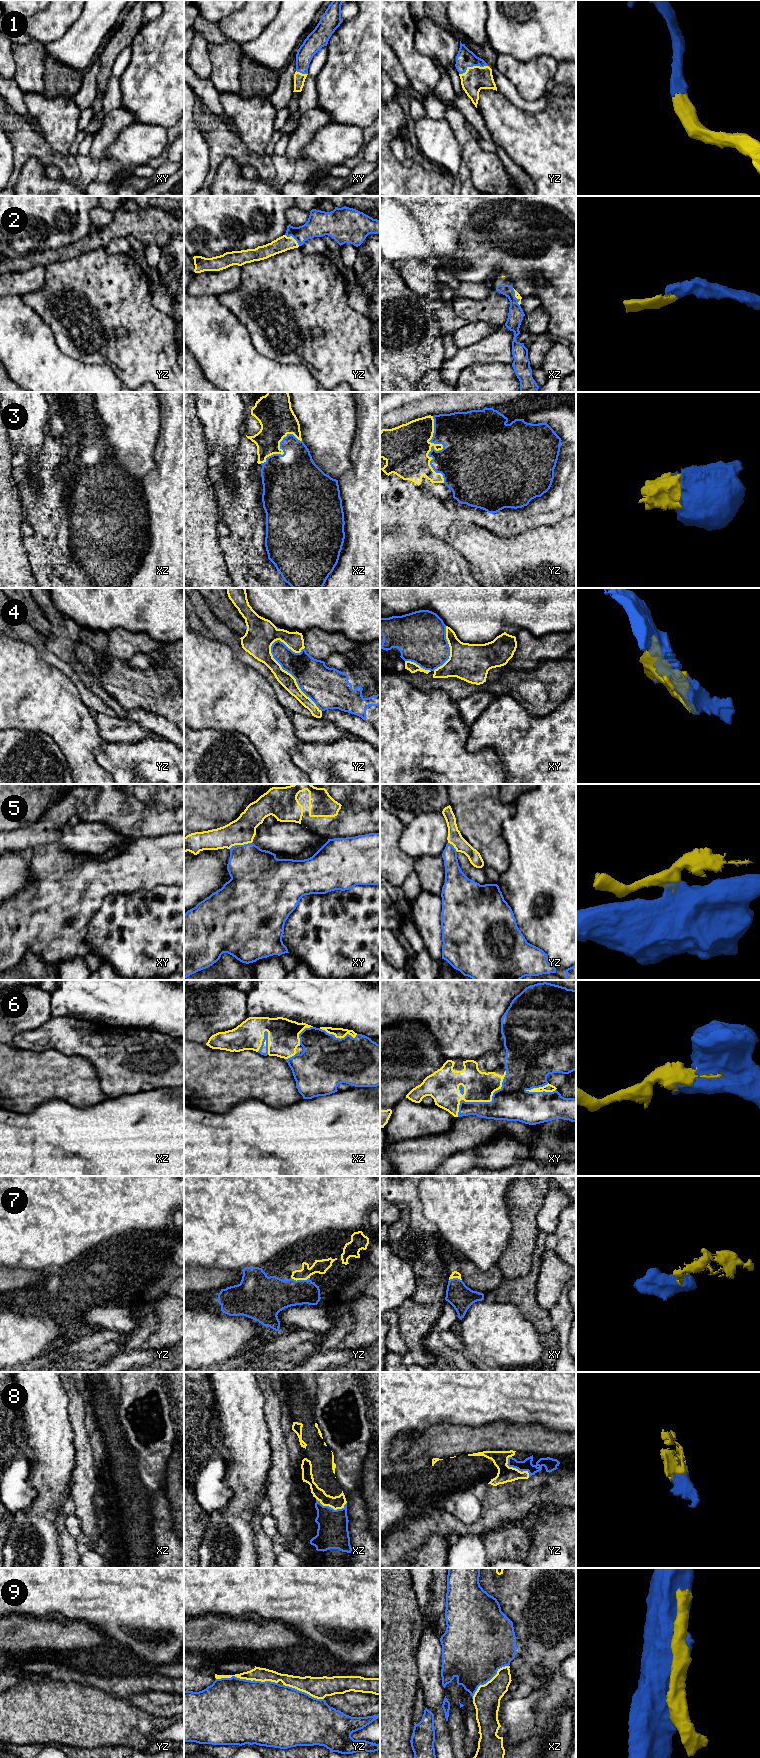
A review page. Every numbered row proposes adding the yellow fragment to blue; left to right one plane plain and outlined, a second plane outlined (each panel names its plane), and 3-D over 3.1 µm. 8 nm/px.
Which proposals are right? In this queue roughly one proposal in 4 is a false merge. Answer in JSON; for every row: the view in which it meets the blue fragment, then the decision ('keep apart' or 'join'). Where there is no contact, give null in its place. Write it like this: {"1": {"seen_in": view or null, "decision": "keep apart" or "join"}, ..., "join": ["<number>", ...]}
{"1": {"seen_in": "yz", "decision": "join"}, "2": {"seen_in": "yz", "decision": "join"}, "3": {"seen_in": "yz", "decision": "join"}, "4": {"seen_in": "yz", "decision": "keep apart"}, "5": {"seen_in": "xy", "decision": "keep apart"}, "6": {"seen_in": "xy", "decision": "join"}, "7": {"seen_in": "yz", "decision": "join"}, "8": {"seen_in": "yz", "decision": "join"}, "9": {"seen_in": "yz", "decision": "keep apart"}, "join": ["1", "2", "3", "6", "7", "8"]}

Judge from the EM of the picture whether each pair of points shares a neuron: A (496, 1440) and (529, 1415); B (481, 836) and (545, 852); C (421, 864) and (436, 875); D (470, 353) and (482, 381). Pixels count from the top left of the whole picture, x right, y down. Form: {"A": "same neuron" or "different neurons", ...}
{"A": "different neurons", "B": "different neurons", "C": "same neuron", "D": "different neurons"}

